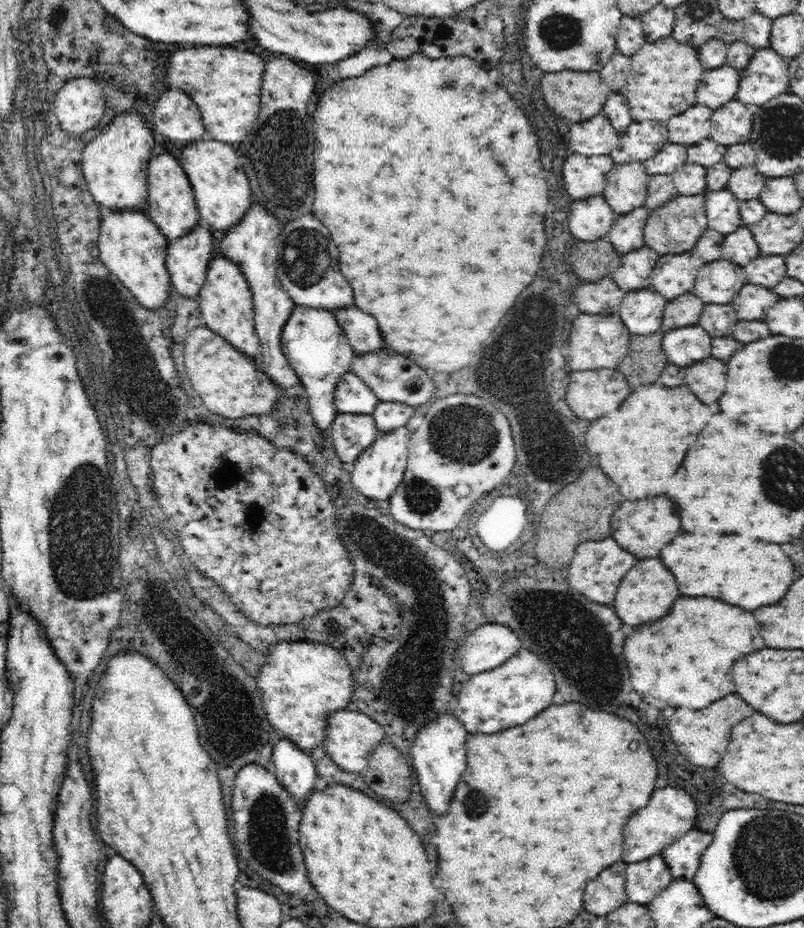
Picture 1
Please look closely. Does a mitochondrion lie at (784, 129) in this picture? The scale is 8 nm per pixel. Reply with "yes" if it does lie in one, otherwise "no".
yes

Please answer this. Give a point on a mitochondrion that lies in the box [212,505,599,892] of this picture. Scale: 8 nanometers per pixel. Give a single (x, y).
(269, 840)

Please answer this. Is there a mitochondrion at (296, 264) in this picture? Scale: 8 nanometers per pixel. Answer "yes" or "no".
yes

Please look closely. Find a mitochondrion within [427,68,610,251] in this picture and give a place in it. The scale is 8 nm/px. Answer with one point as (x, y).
(448, 85)

